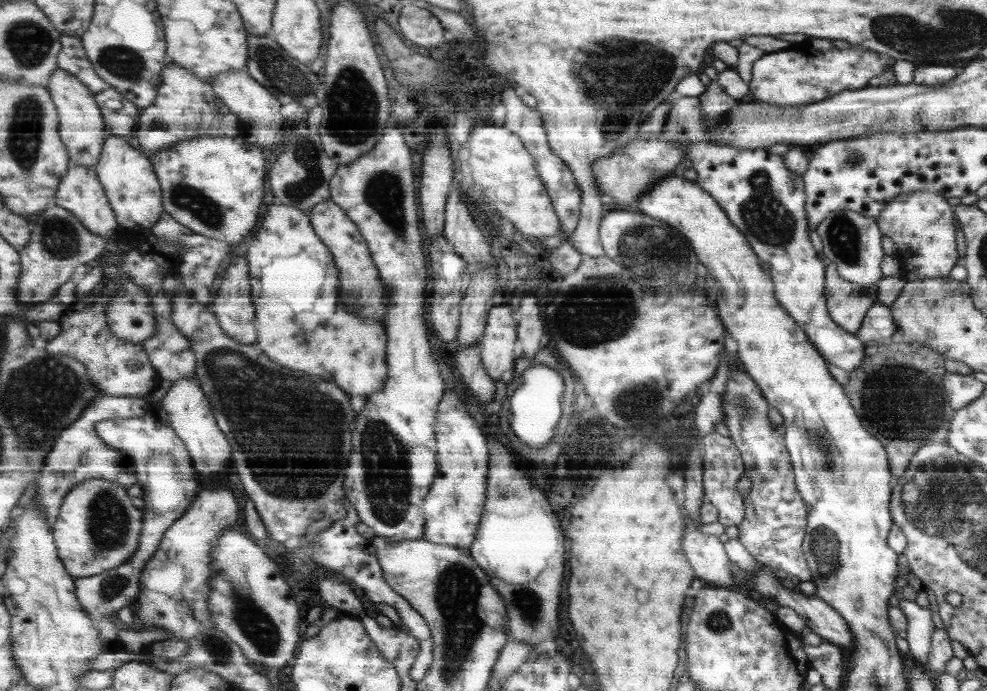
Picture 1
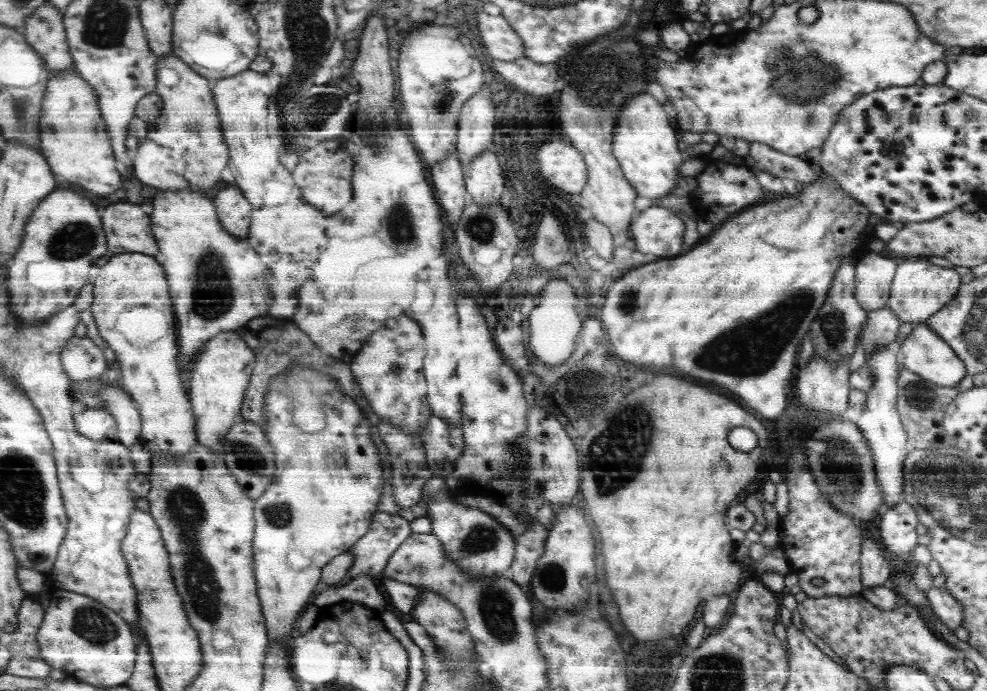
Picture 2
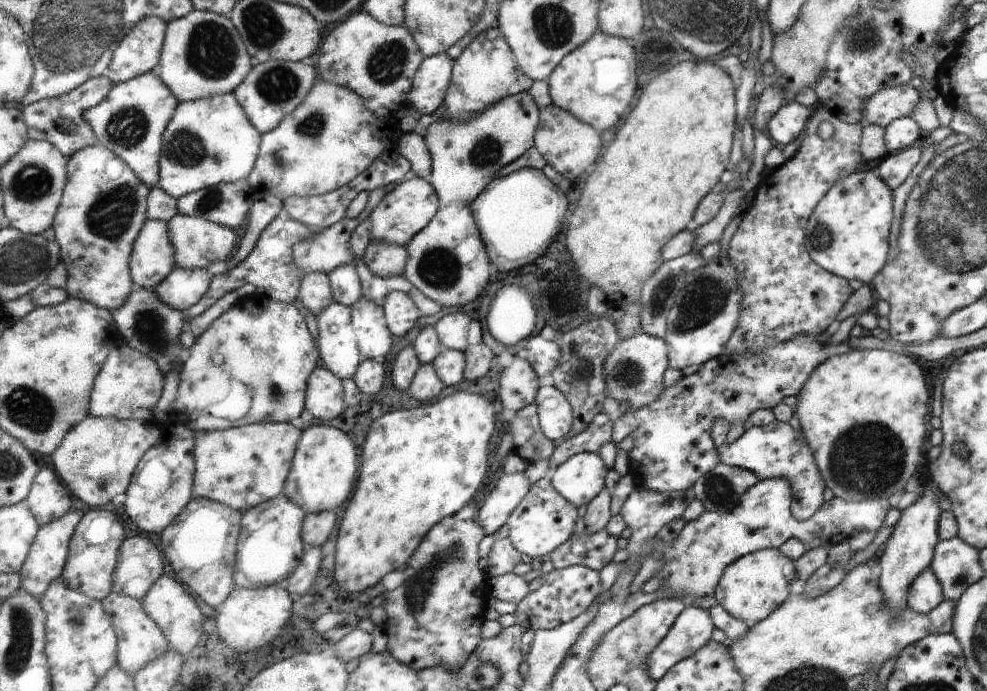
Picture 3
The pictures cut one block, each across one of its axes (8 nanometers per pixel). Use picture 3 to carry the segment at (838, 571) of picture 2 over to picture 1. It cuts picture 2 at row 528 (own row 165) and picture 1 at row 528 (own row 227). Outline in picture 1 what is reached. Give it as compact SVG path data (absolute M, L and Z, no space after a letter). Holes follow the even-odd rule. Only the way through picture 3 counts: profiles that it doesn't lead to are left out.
M731 372L723 392L723 404L729 438L741 452L745 466L743 476L751 480L751 492L743 498L745 518L737 524L737 540L759 564L781 568L787 576L797 576L799 582L811 582L811 574L801 552L807 528L807 506L795 486L793 464L789 464L791 456L783 446L785 438L781 438L781 434L777 434L765 418L769 402L765 402L753 380L741 372Z

